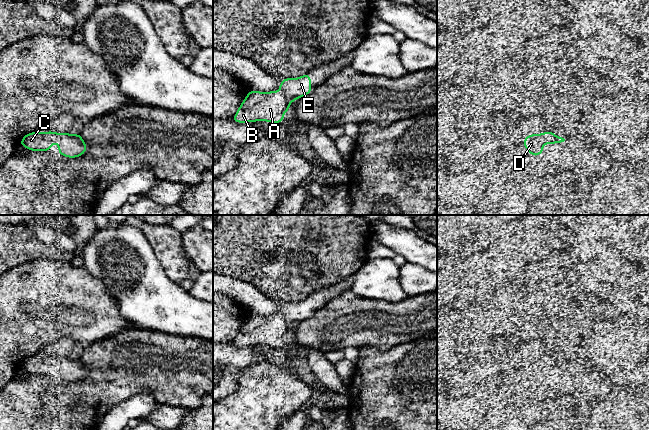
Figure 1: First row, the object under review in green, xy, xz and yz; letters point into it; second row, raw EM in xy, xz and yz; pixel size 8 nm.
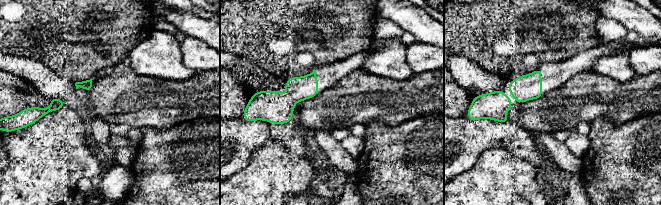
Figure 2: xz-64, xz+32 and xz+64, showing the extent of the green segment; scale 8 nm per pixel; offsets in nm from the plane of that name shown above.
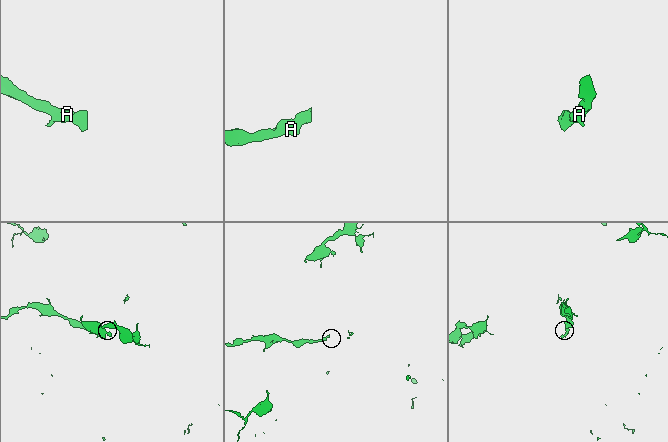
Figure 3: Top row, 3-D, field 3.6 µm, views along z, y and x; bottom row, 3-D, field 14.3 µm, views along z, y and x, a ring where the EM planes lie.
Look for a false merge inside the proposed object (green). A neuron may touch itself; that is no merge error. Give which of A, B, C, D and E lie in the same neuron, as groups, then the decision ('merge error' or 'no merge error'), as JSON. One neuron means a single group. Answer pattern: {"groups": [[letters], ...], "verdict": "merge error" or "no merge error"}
{"groups": [["A", "B", "C", "D", "E"]], "verdict": "no merge error"}

